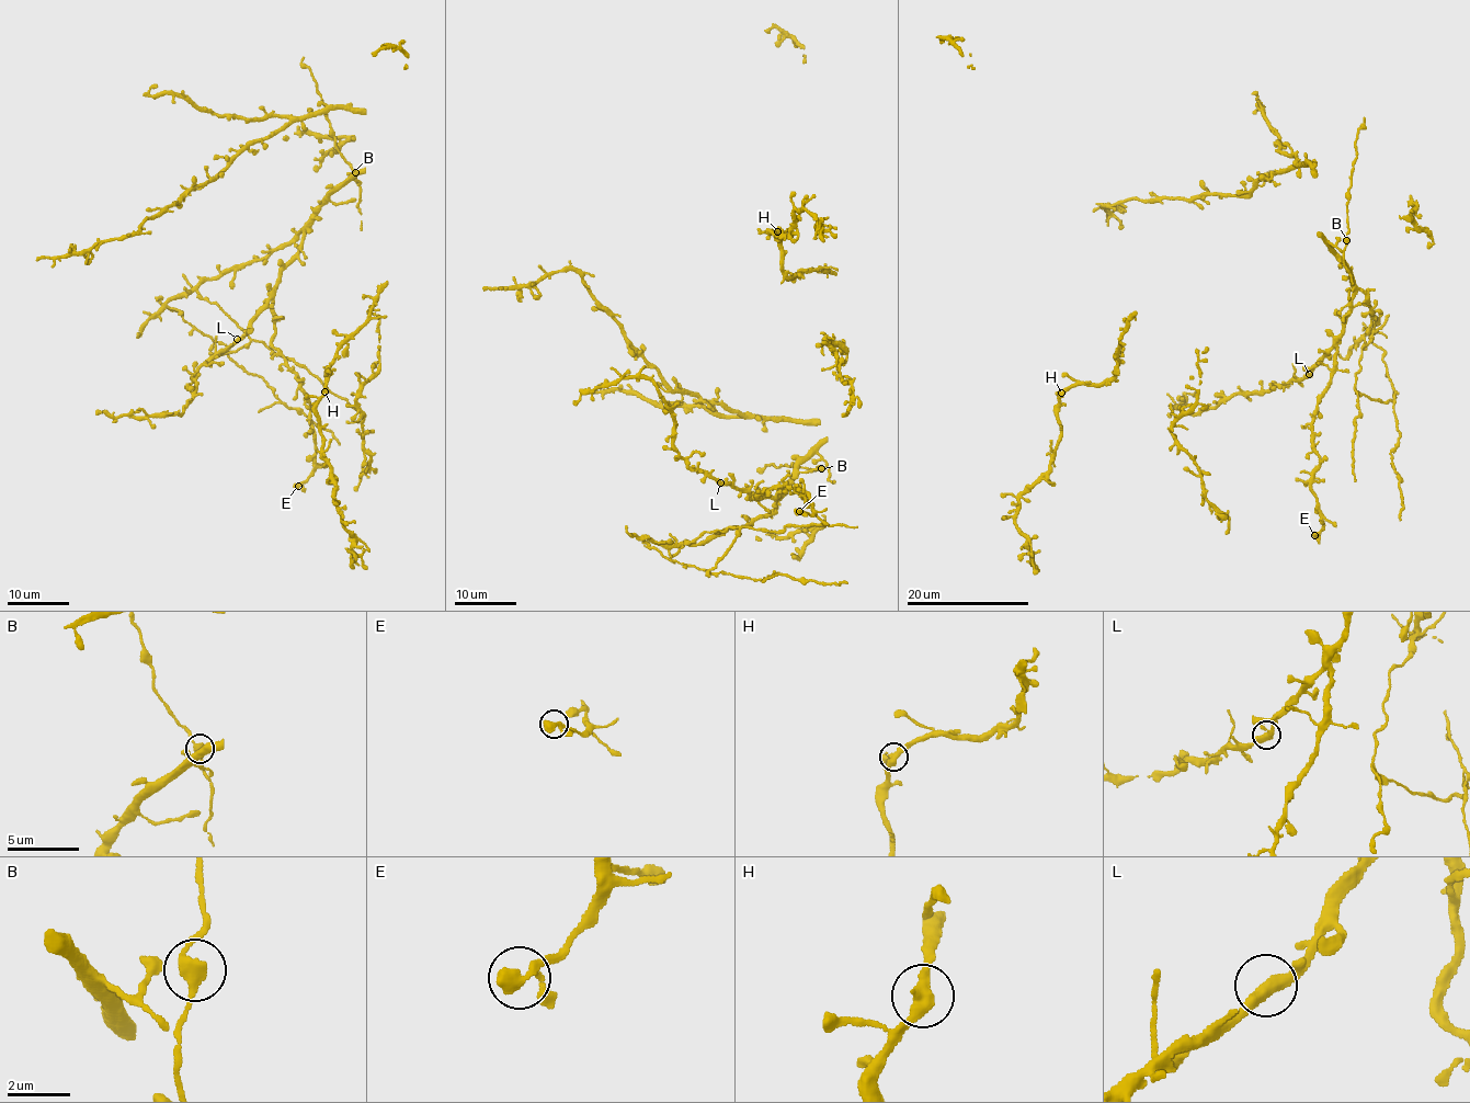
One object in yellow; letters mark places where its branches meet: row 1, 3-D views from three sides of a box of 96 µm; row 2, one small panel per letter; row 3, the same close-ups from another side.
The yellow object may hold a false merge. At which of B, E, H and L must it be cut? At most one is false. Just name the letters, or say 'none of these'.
none of these

